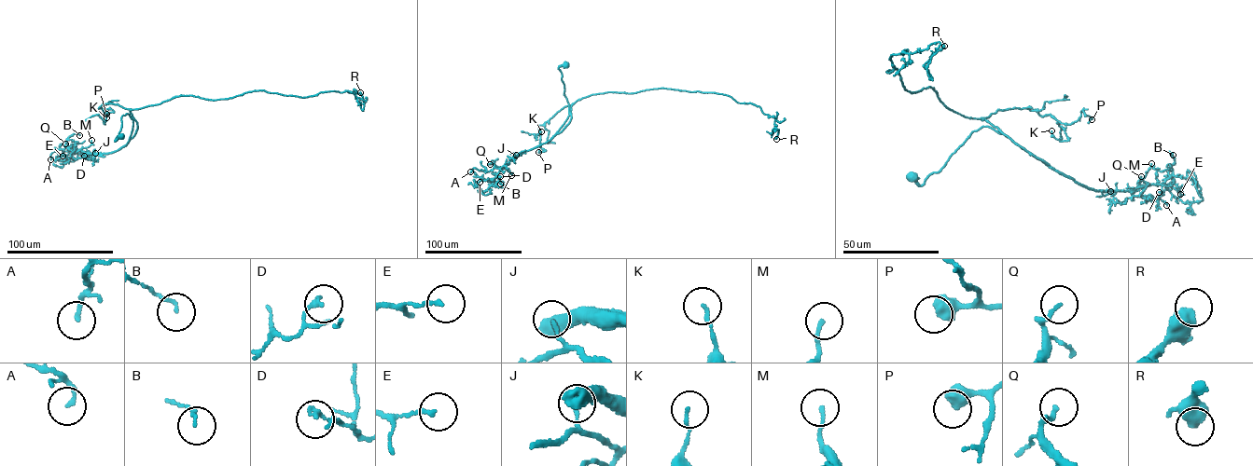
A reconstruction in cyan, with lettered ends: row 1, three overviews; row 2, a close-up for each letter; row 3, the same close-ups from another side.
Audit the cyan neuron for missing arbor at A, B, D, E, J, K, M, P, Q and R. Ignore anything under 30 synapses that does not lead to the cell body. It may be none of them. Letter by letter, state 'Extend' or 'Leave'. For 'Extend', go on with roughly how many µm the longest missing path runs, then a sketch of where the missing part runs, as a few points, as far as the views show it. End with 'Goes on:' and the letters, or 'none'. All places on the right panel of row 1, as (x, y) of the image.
A: Leave
B: Leave
D: Leave
E: Leave
J: Leave
K: Leave
M: Leave
P: Leave
Q: Leave
R: Leave
Goes on: none

